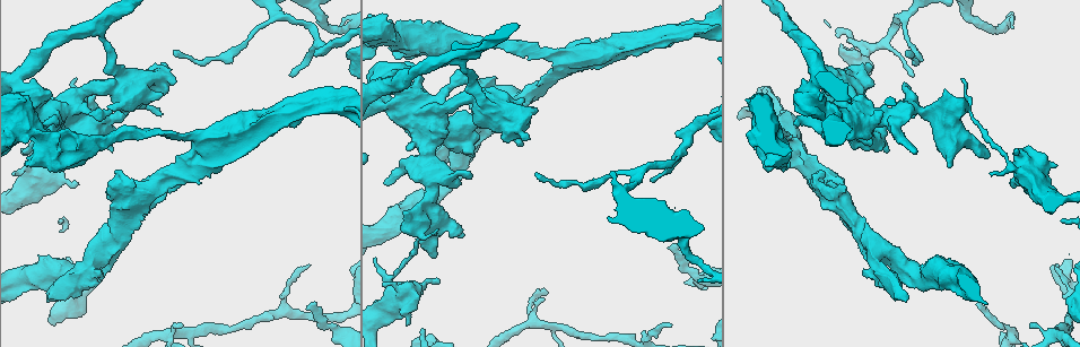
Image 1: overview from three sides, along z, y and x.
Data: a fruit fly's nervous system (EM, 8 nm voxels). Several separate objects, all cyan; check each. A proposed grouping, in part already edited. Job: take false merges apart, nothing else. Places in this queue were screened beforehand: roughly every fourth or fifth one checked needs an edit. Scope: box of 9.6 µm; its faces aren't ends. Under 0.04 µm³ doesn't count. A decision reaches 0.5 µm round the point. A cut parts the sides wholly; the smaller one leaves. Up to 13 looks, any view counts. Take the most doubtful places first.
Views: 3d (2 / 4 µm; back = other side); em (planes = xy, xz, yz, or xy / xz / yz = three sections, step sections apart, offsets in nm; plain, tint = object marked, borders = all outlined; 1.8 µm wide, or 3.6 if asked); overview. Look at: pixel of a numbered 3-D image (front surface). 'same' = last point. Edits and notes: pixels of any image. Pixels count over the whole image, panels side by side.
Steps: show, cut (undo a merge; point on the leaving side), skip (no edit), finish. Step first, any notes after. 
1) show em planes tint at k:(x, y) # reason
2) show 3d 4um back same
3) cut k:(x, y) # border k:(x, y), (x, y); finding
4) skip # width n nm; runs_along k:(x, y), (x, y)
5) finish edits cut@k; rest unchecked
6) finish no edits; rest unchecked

show em 3.6um planes tint at 1:(18, 89) # sharp bend

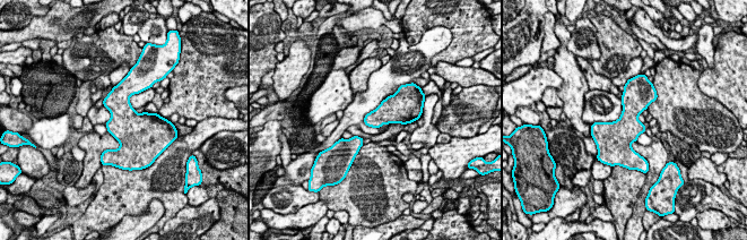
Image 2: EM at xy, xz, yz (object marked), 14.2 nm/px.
skip # all the same neuron

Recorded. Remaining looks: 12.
show em 3.6um xz step 4 tint at 1:(861, 118) # thick turns thin

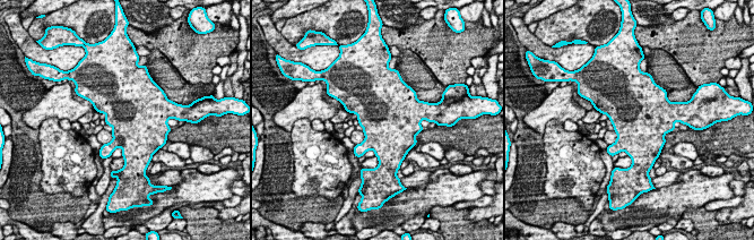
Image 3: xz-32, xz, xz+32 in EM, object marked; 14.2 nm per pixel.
show em 3.6um planes tint same # another direction

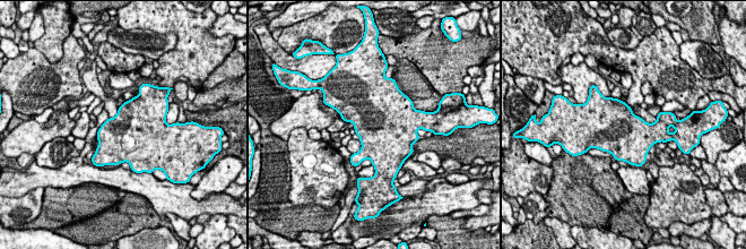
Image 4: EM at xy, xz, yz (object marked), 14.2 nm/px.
skip # all the same neuron

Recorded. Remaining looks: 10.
show 3d 4um at 1:(456, 155)

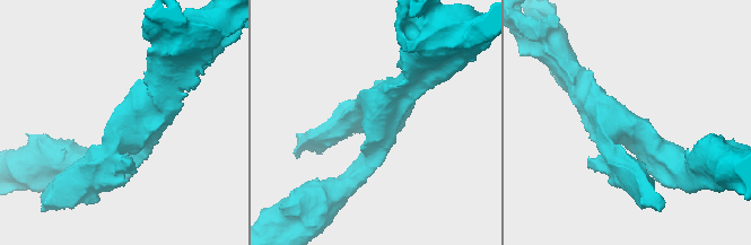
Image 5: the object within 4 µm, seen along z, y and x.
show em 3.6um planes tint at 5:(377, 124) # now the EM

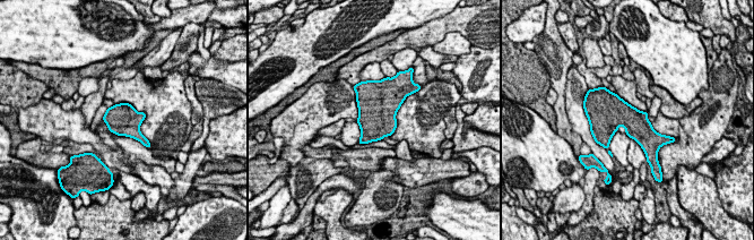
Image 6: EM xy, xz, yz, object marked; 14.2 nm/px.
skip # one neuron here

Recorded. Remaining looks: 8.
show 3d 4um at 1:(828, 173) # calibre changes

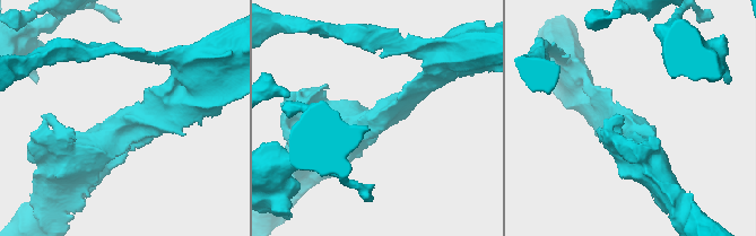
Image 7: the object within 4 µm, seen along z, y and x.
show em planes tint at 7:(626, 120)

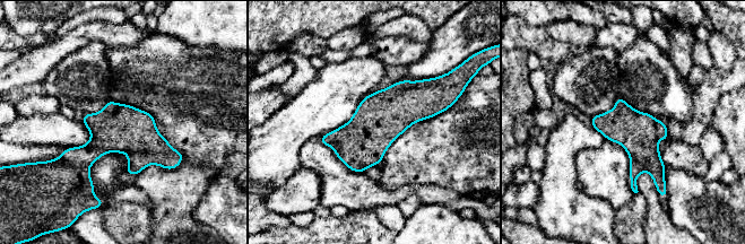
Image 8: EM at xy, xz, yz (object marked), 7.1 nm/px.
skip # all the same neuron

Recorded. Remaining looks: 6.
show em 3.6um planes borders at 1:(412, 42)

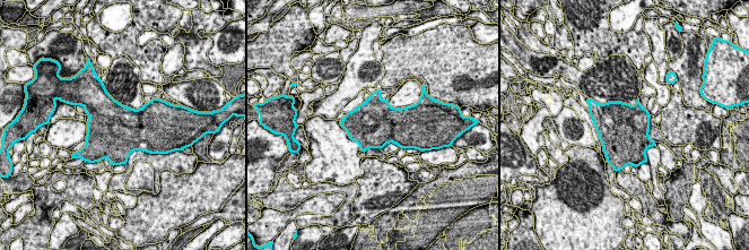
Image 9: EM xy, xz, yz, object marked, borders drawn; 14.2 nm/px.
skip # width 700 nm; one neuron here

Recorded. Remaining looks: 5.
show em 3.6um planes plain at 1:(602, 55) # sudden change in width

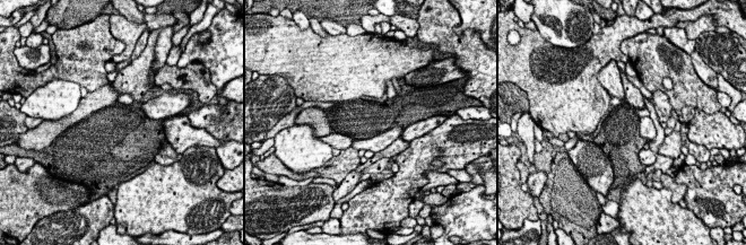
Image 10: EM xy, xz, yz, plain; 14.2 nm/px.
show em 3.6um planes tint same # with the object marked

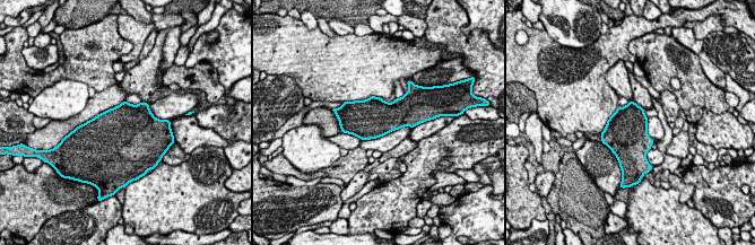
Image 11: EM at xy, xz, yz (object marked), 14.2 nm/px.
skip # width 600 nm; continuous, no second neuron

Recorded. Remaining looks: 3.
finish no edits; rest unchecked

